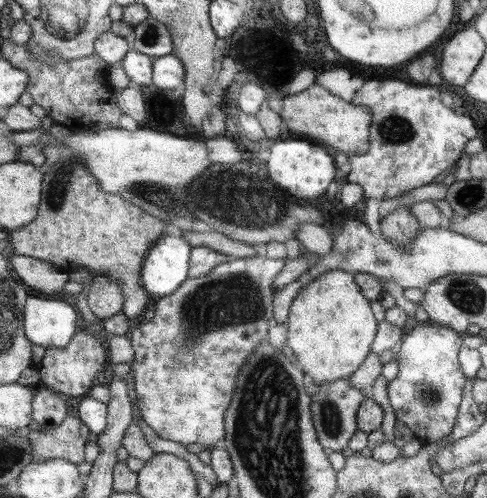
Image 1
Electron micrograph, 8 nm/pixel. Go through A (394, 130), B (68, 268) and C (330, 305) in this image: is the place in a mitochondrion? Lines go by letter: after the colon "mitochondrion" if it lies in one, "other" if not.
A: mitochondrion
B: other
C: other

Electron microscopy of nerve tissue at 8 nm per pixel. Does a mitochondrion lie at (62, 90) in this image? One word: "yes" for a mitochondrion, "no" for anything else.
no

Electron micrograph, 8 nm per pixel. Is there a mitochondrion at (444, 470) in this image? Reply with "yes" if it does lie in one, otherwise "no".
no

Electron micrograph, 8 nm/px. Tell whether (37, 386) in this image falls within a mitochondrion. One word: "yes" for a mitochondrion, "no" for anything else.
no

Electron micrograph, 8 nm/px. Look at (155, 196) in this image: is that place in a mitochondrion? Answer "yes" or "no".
yes

